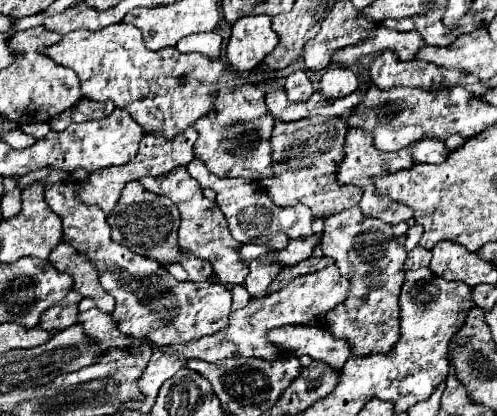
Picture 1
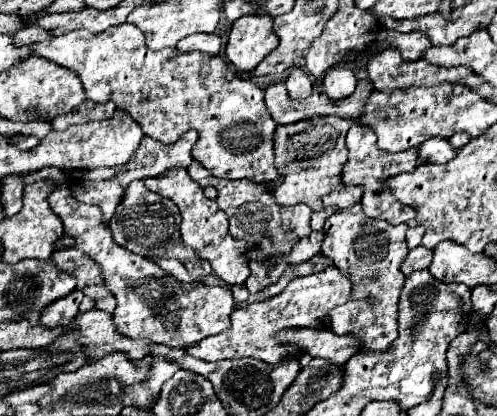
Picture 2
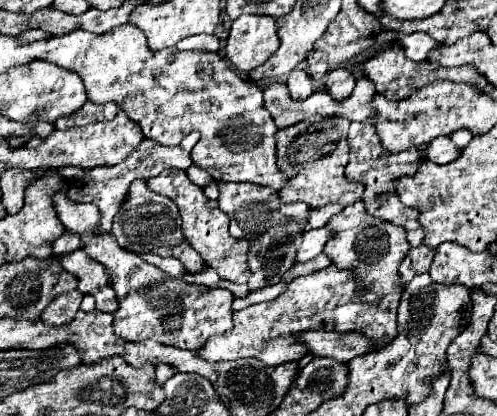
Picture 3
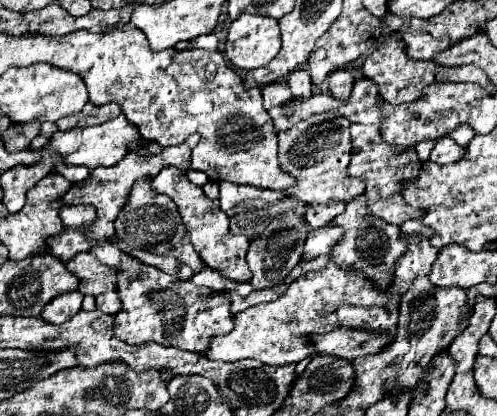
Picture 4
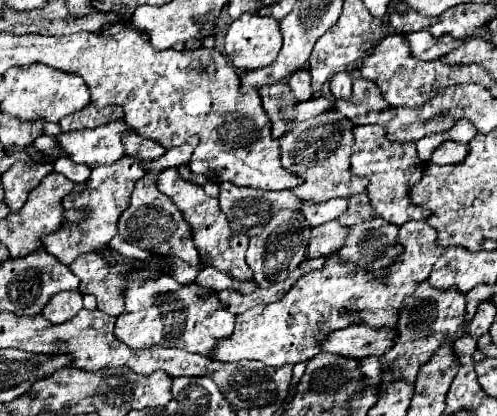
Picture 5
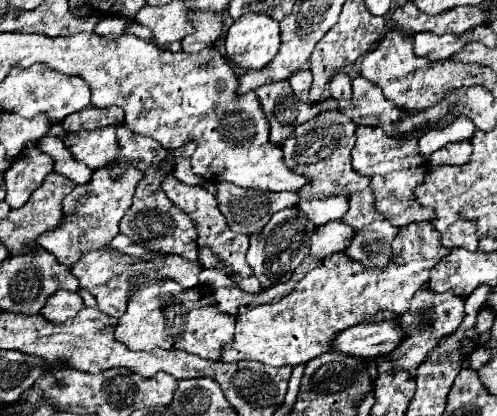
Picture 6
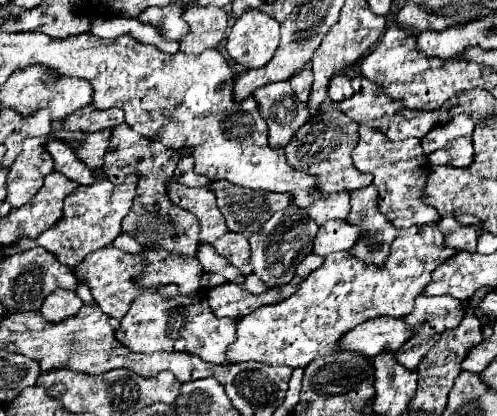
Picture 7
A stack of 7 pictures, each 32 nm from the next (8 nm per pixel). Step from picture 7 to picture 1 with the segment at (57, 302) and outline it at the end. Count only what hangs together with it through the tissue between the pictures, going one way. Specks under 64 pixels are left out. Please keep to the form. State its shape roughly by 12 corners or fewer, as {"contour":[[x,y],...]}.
{"contour":[[80,292],[48,308],[40,320],[44,330],[70,328],[76,322]]}

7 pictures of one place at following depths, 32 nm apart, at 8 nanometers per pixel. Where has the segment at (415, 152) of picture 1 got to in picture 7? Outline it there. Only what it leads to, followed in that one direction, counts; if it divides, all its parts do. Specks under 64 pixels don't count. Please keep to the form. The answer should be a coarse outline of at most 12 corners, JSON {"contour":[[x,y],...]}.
{"contour":[[456,138],[432,152],[432,166],[468,168],[472,138]]}

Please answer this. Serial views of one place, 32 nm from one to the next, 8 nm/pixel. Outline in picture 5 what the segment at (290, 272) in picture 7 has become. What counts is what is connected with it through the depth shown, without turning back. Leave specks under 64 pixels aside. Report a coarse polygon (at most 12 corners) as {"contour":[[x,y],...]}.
{"contour":[[302,212],[272,216],[250,238],[258,286],[288,278],[304,260],[312,226]]}

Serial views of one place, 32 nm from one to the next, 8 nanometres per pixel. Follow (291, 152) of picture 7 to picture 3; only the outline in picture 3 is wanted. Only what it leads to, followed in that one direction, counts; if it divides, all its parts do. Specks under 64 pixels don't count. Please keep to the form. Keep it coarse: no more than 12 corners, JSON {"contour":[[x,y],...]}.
{"contour":[[346,118],[278,130],[290,158],[282,202],[322,208],[362,198],[344,176]]}

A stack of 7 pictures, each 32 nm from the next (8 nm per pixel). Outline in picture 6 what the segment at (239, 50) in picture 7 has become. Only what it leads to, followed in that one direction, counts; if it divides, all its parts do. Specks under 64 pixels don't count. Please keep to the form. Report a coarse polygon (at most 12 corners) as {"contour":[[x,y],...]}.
{"contour":[[248,12],[226,34],[240,68],[264,68],[280,48],[278,20]]}

